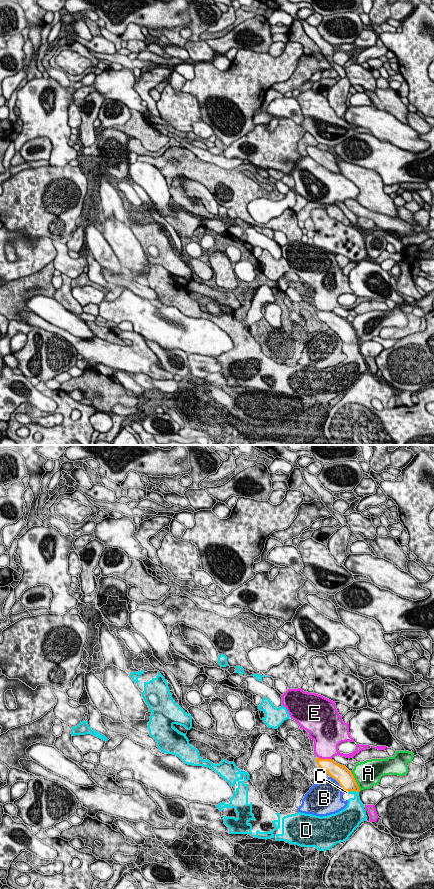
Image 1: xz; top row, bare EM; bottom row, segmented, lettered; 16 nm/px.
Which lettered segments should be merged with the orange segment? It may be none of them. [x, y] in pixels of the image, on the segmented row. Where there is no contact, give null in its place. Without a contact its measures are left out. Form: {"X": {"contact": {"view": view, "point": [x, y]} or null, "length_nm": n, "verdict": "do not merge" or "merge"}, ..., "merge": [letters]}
{"A": {"contact": {"view": "xz", "point": [355, 781]}, "length_nm": 360, "verdict": "do not merge"}, "B": {"contact": {"view": "xz", "point": [338, 782]}, "length_nm": 320, "verdict": "do not merge"}, "C": {"contact": {"view": "xz", "point": [345, 790]}, "length_nm": 100, "verdict": "do not merge"}, "D": {"contact": {"view": "xz", "point": [353, 790]}, "length_nm": 180, "verdict": "do not merge"}, "E": {"contact": {"view": "xz", "point": [324, 759]}, "length_nm": 220, "verdict": "do not merge"}, "merge": []}

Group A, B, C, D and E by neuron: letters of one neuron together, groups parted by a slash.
A / B / C D / E

